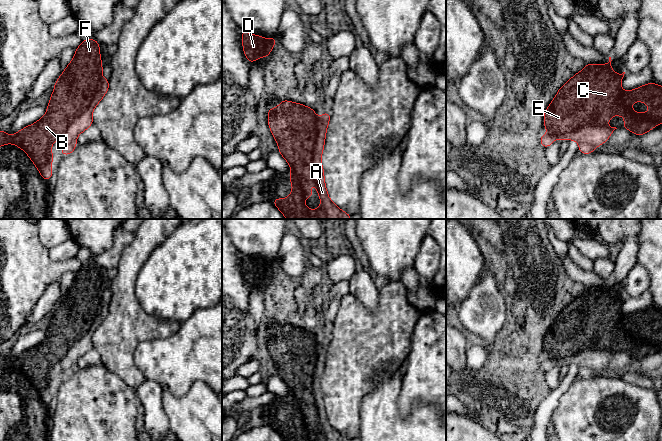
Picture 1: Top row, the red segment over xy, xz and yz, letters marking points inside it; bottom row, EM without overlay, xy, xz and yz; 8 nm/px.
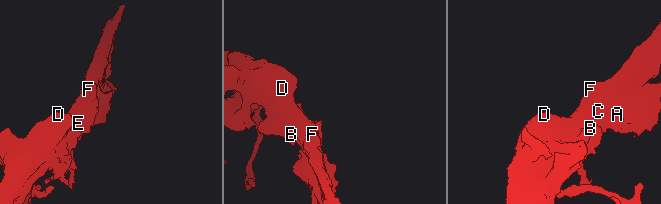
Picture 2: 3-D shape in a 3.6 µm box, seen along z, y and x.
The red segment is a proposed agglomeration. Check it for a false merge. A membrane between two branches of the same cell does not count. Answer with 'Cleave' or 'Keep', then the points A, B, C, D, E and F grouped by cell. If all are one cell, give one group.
Keep. Groups: A B C D E F

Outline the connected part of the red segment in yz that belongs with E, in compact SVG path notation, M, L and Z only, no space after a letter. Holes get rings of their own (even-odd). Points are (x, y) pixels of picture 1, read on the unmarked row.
M609 281L609 286L605 289L586 288L582 295L578 298L574 298L574 300L559 313L544 337L544 352L549 354L548 358L544 358L540 361L540 368L544 373L550 370L555 362L558 362L560 366L564 362L567 362L569 365L575 364L578 366L580 377L592 377L597 370L606 366L613 355L617 353L616 351L602 348L603 346L609 346L614 338L617 338L620 343L623 338L626 343L623 346L624 350L622 352L634 356L637 361L657 351L658 347L662 347L662 310L651 306L631 315L623 315L620 312L620 308L625 296L622 298L615 298L612 295L611 285L611 281ZM635 325L645 326L648 329L650 336L635 337L631 332L632 327Z

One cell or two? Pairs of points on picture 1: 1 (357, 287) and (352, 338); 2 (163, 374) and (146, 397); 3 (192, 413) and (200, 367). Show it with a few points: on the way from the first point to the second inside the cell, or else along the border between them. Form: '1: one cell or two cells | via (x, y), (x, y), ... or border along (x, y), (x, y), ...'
1: two cells | border along (349, 293), (369, 310), (374, 310), (378, 306)
2: two cells | border along (146, 378), (156, 381), (161, 386)
3: two cells | border along (211, 388), (202, 381), (195, 381), (180, 396)

